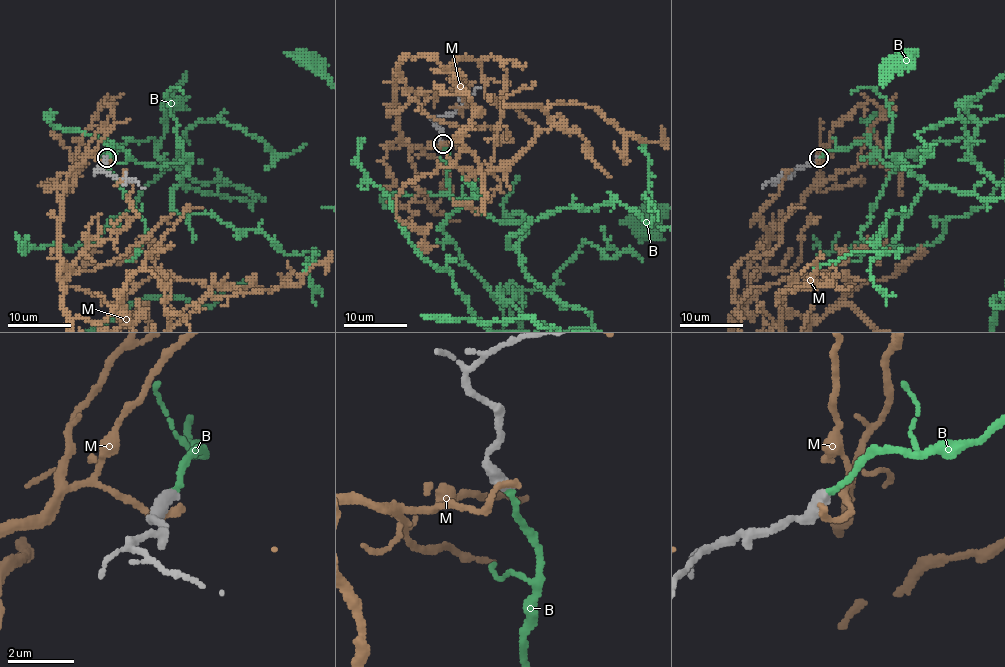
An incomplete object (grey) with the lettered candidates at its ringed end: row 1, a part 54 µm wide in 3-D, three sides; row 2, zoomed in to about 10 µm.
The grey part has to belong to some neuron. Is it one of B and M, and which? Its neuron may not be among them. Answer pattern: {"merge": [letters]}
{"merge": ["B"]}

